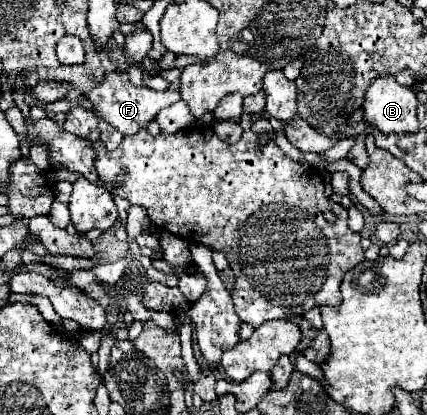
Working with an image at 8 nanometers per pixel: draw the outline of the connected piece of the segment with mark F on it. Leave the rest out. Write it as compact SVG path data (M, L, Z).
M105 73L103 81L87 91L87 99L95 105L95 115L111 123L123 135L135 135L141 131L163 107L181 99L179 91L151 91L147 87L135 87L129 83L127 73Z

